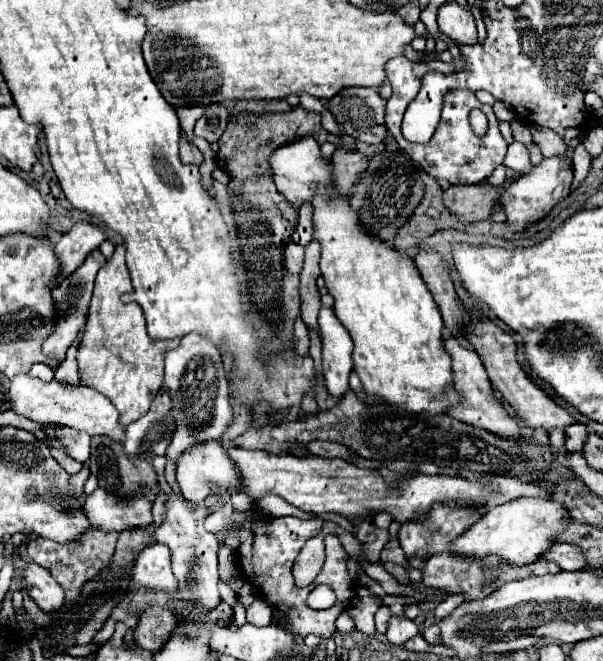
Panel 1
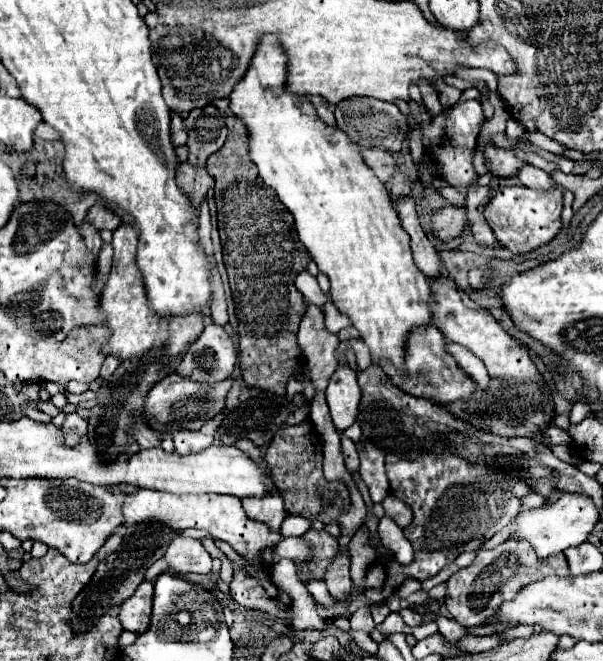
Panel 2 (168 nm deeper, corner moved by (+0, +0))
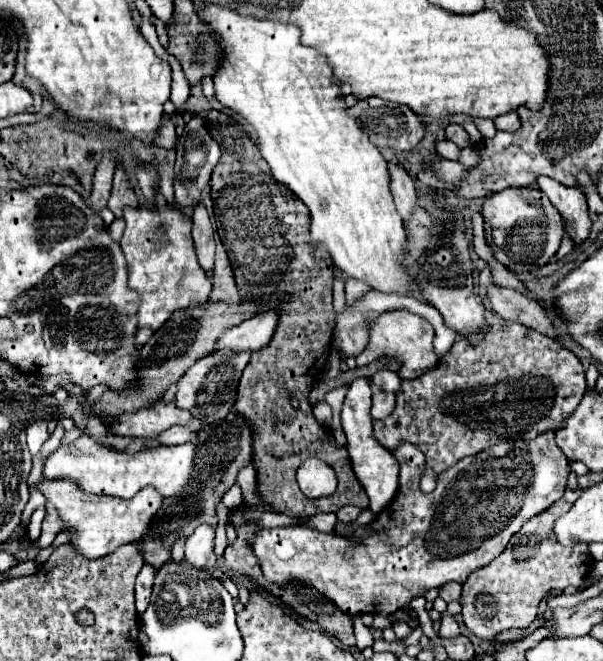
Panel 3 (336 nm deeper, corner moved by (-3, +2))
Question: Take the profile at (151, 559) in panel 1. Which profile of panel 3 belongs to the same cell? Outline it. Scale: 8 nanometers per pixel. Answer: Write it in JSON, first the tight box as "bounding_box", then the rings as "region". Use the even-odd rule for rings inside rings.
{"bounding_box":[185,525,215,571],"region":[[[199,525],[195,533],[185,541],[185,561],[205,571],[215,567],[213,539],[215,539],[215,531],[209,525]]]}

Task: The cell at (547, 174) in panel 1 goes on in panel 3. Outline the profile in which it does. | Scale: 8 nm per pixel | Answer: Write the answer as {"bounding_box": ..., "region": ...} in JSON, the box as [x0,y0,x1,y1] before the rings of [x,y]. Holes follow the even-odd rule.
{"bounding_box":[483,187,565,271],"region":[[[509,187],[499,193],[493,193],[485,199],[483,211],[485,235],[487,227],[491,229],[491,247],[499,263],[509,271],[535,271],[557,253],[561,237],[565,233],[565,223],[561,213],[551,205],[551,201],[537,187]]]}

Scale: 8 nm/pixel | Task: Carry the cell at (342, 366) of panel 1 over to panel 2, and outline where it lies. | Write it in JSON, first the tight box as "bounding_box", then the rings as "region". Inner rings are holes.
{"bounding_box":[326,365,362,431],"region":[[[340,365],[326,389],[326,401],[330,407],[334,427],[338,431],[348,429],[356,421],[360,399],[362,391],[356,383],[356,373],[348,365]]]}

